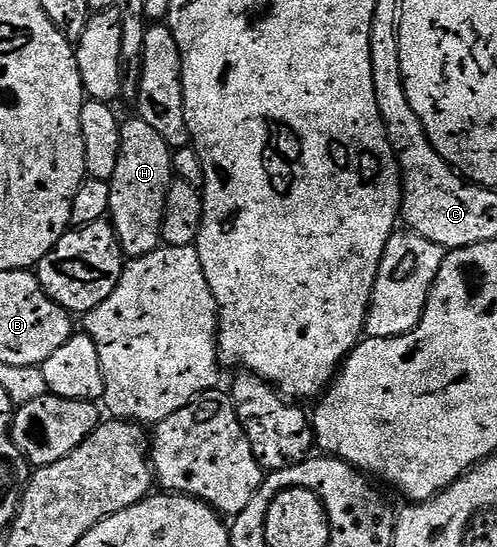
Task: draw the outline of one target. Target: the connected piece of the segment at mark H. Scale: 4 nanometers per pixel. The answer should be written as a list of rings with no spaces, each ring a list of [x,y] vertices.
[[[139,118],[125,120],[121,125],[121,149],[115,162],[115,172],[109,179],[108,219],[121,243],[126,257],[136,258],[151,254],[162,247],[161,223],[165,213],[165,198],[174,175],[173,157],[167,142],[159,138],[147,122]]]

